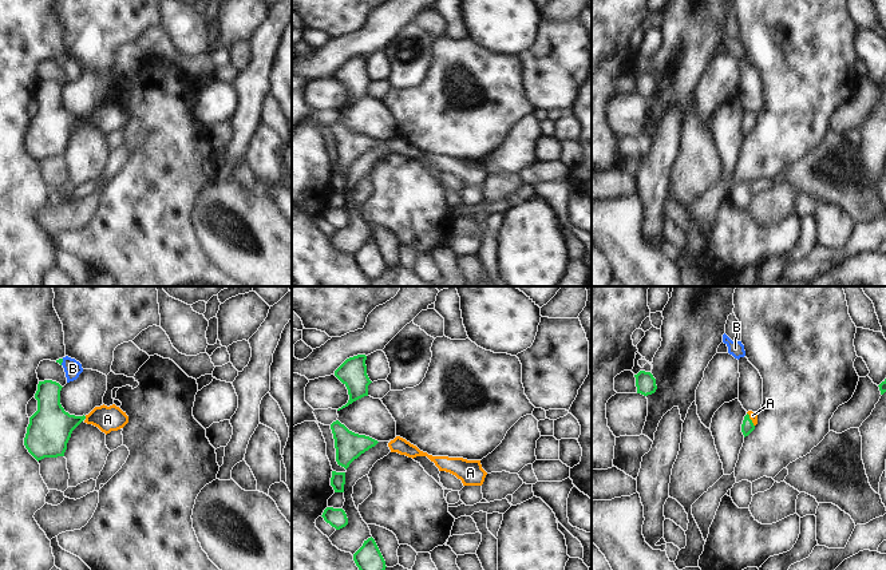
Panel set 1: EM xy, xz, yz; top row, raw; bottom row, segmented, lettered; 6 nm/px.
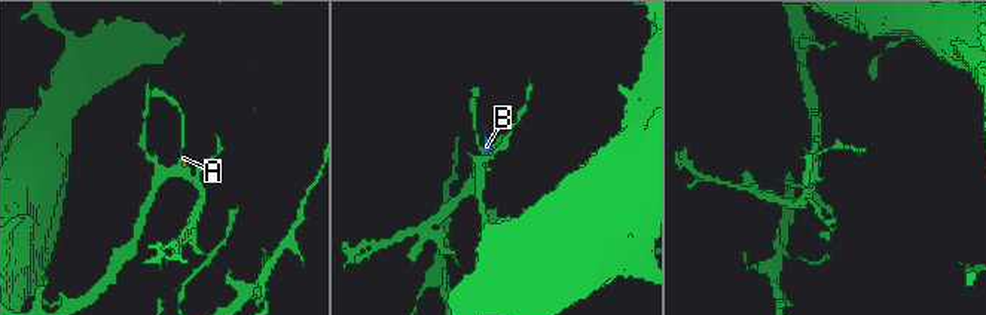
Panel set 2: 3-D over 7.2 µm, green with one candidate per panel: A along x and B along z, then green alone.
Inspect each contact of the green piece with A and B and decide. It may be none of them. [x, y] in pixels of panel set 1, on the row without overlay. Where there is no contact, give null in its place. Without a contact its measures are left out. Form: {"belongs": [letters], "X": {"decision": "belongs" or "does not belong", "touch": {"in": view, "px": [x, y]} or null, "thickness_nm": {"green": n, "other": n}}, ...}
{"belongs": ["A"], "A": {"decision": "belongs", "touch": {"in": "yz", "px": [750, 119]}, "thickness_nm": {"green": 80, "other": 50}}, "B": {"decision": "does not belong", "touch": {"in": "xy", "px": [62, 62]}, "thickness_nm": {"green": 30, "other": 110}}}

